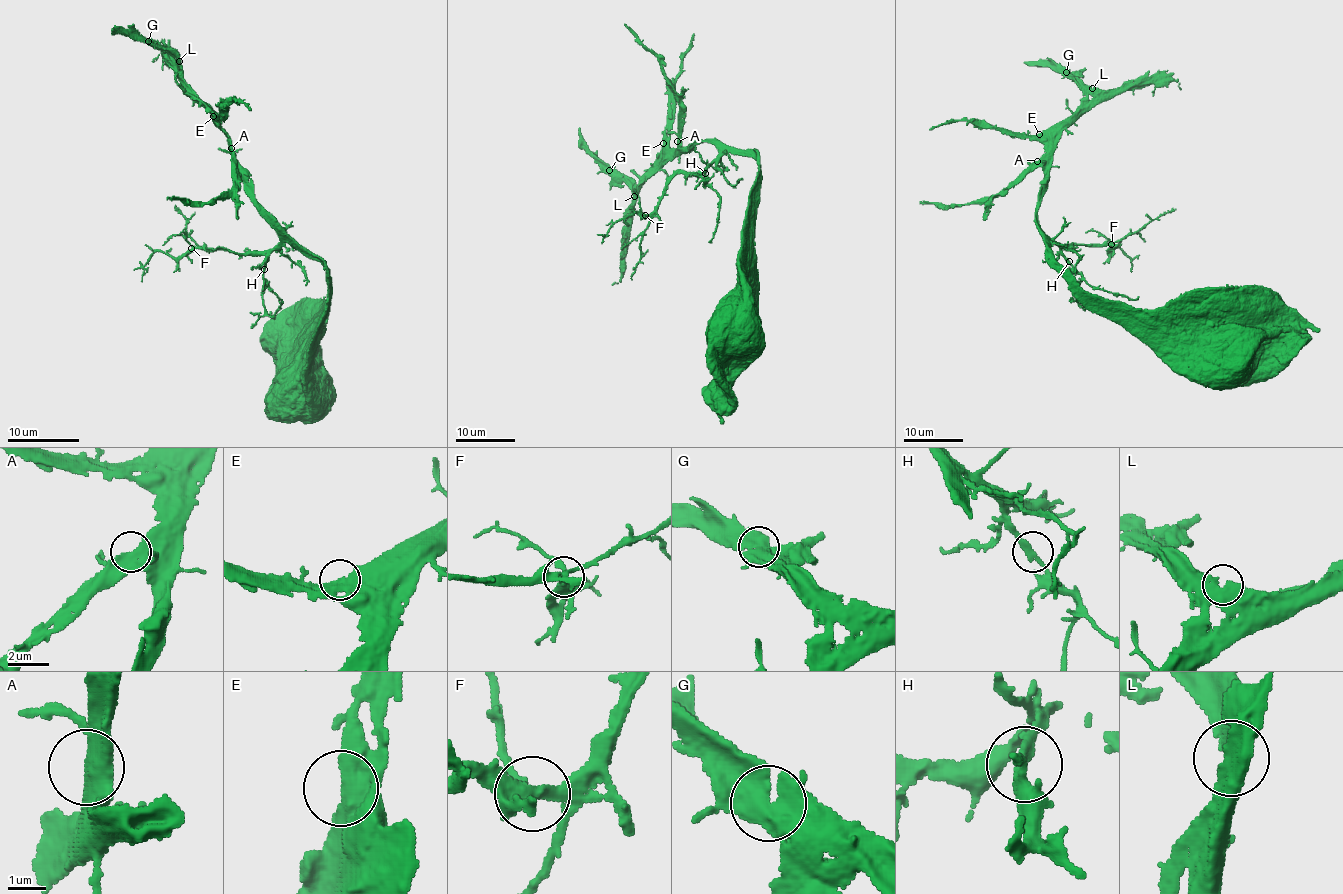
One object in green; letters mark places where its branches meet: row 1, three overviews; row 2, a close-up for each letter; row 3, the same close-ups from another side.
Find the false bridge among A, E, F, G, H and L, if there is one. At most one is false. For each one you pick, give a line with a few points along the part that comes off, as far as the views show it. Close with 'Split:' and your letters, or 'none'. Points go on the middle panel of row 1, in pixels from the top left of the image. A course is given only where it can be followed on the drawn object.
Split: none

